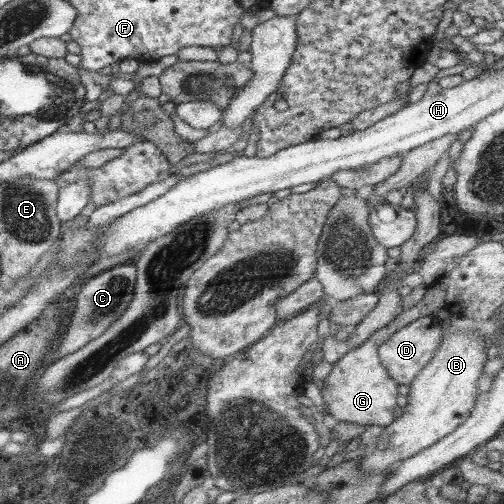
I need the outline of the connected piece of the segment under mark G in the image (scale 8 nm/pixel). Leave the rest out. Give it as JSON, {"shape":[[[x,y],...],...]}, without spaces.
{"shape":[[[442,280],[429,288],[421,300],[402,311],[384,327],[378,328],[367,340],[364,340],[357,348],[349,351],[332,364],[330,372],[323,379],[324,386],[320,389],[325,415],[333,417],[337,422],[352,422],[359,426],[387,426],[393,417],[397,383],[388,375],[388,372],[380,364],[377,350],[396,330],[417,320],[421,316],[431,315],[434,310],[444,306],[445,282]]]}

